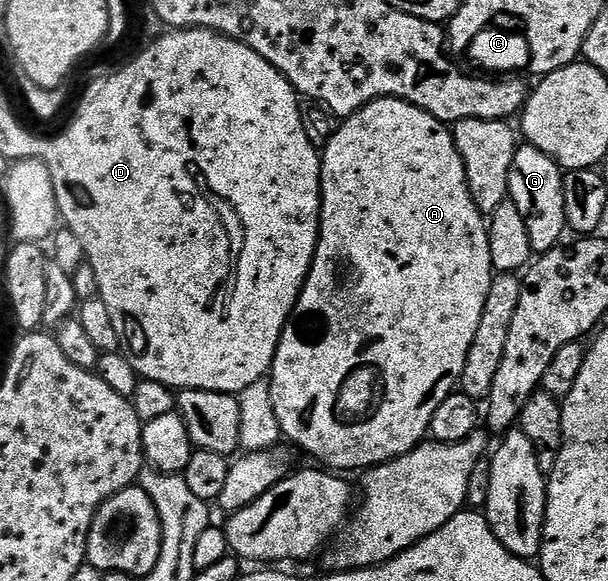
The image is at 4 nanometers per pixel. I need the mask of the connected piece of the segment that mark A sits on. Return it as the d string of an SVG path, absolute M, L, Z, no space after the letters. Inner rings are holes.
M380 97L370 104L364 105L350 116L343 118L339 122L338 128L329 136L328 144L323 146L322 156L320 158L320 238L316 244L316 254L312 260L312 266L308 272L308 277L304 281L304 286L300 292L300 297L296 301L294 311L282 331L282 339L278 343L278 351L272 360L270 370L270 384L272 387L272 398L274 399L274 415L278 415L280 432L285 438L288 437L297 450L305 449L312 457L317 457L321 466L327 467L332 471L344 471L340 469L360 469L367 471L373 469L376 465L381 465L387 461L392 461L395 457L401 457L419 445L421 441L429 436L434 419L434 411L459 386L462 367L466 367L466 355L470 351L470 343L474 343L474 334L478 331L478 323L482 323L482 307L486 307L486 295L490 291L490 283L494 276L492 260L490 259L490 239L488 238L488 226L486 224L485 214L481 213L480 208L474 203L470 195L470 187L466 179L464 170L464 160L462 155L458 155L456 140L452 138L451 128L445 122L434 119L426 111L414 107L409 101L404 101L400 97Z

